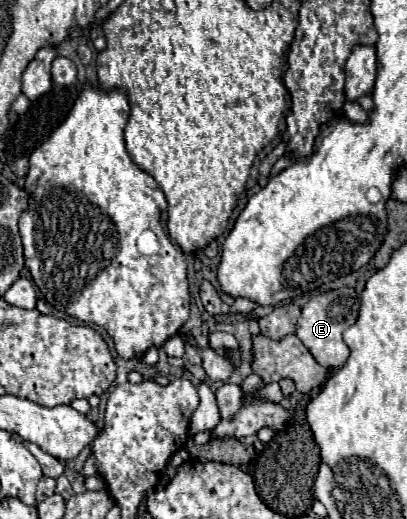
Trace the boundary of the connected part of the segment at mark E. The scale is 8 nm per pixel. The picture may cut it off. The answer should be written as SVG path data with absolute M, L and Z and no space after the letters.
M342 286L326 294L314 296L308 304L302 306L302 314L296 324L296 336L310 350L310 354L316 358L320 366L340 368L348 360L350 350L342 340L342 332L358 320L358 310L360 310L360 296L350 286Z

